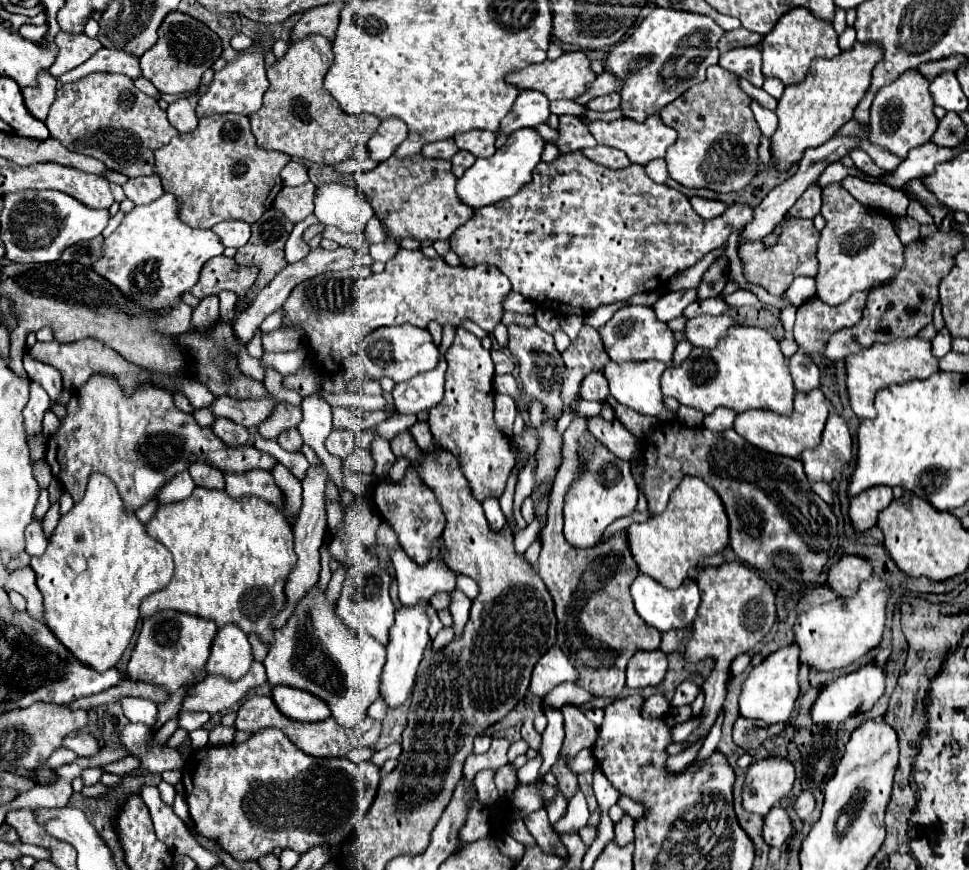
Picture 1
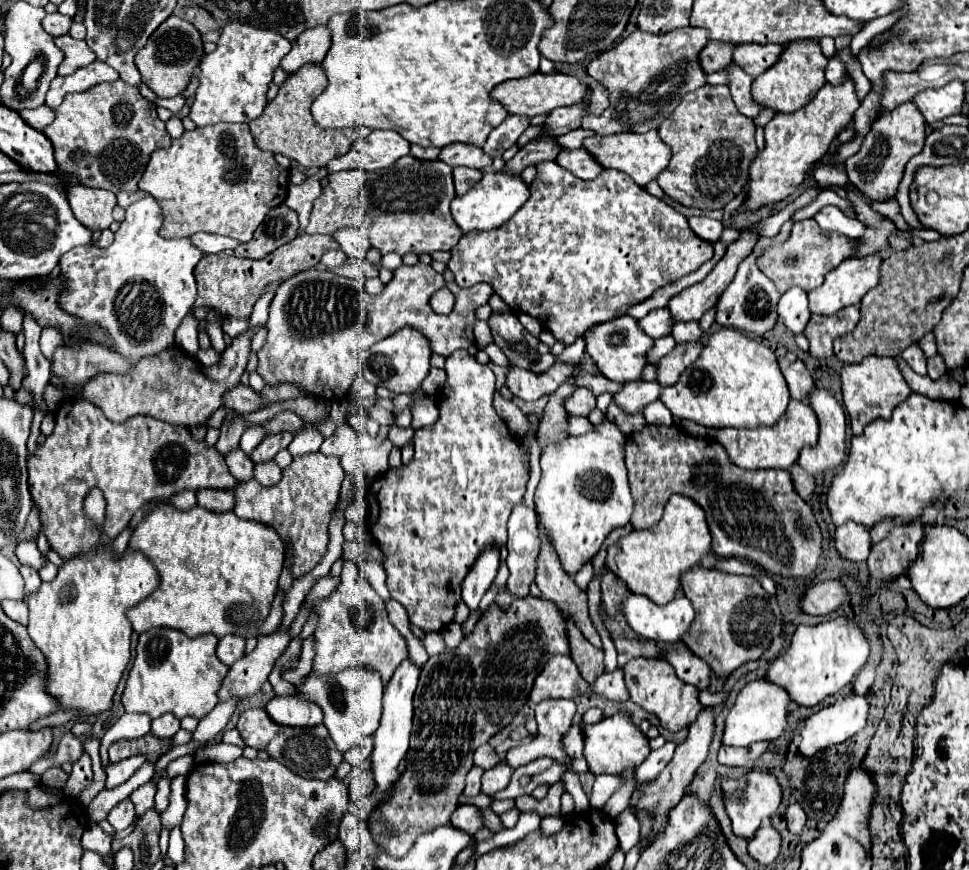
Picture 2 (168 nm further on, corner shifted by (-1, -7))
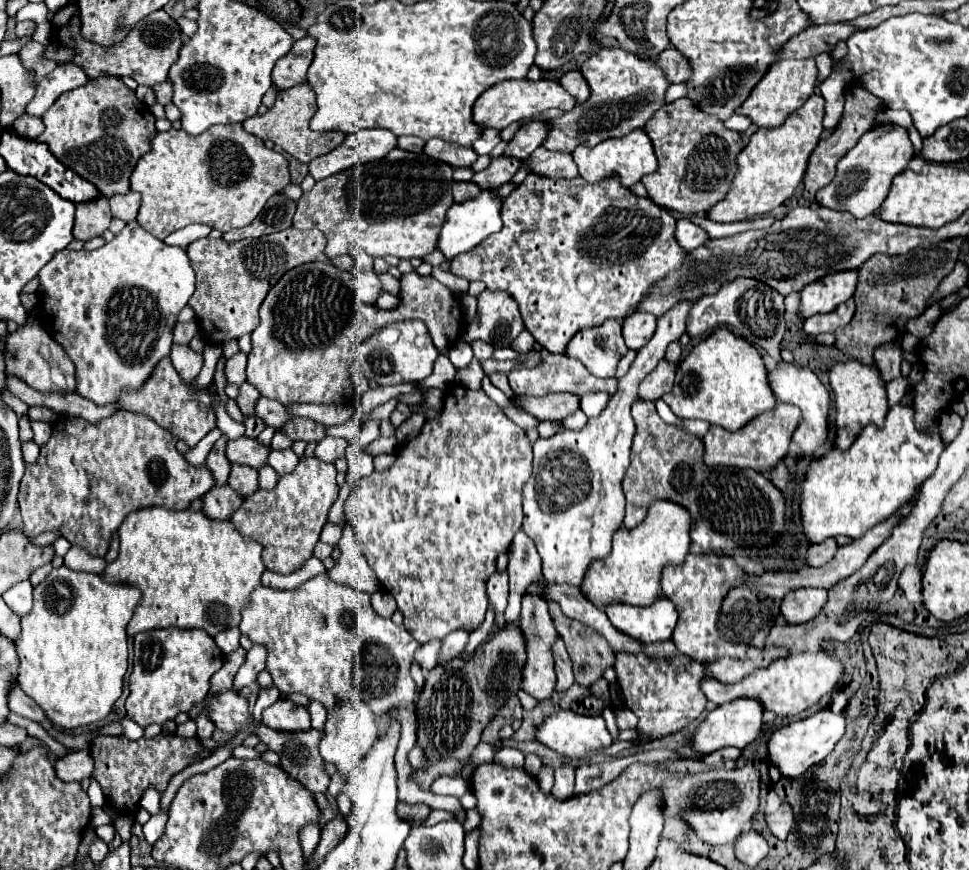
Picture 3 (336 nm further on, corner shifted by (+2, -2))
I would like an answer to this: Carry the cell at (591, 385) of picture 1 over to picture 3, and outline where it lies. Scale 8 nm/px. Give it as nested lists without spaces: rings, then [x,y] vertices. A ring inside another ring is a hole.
[[[550,393],[546,397],[516,397],[520,405],[540,421],[558,421],[580,409],[580,397],[574,393]]]

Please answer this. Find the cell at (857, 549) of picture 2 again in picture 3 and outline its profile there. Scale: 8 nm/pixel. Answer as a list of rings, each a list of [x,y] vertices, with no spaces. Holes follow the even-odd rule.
[[[828,537],[826,541],[822,543],[816,543],[808,549],[808,565],[810,567],[822,567],[826,565],[828,561],[832,561],[832,557],[836,555],[838,551],[838,543],[834,537]]]

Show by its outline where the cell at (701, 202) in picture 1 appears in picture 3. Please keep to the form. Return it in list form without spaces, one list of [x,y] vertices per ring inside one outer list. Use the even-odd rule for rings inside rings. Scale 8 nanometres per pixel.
[[[680,219],[678,221],[678,225],[676,225],[676,237],[678,237],[678,243],[686,251],[698,249],[700,245],[704,245],[708,241],[708,233],[698,223],[694,223],[690,219]]]

